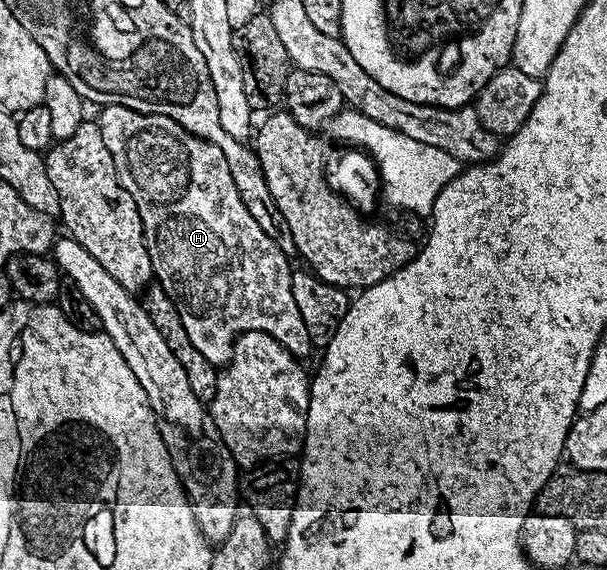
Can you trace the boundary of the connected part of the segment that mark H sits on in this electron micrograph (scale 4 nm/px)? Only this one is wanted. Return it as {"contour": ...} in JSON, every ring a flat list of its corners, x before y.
{"contour":[[122,104,104,105,100,112,99,123,103,142,107,142,107,150,111,150,111,158,119,182,127,190,127,194,131,194,131,198,141,210,141,221,145,227,145,245,153,263,153,275,156,283,160,284,163,291,172,298,175,310,179,310,179,318,183,318,183,330,187,330,187,338,191,338,191,346,195,346,195,350,199,350,199,354,203,354,203,358,207,358,207,362,211,362,215,366,224,366,233,356,233,341,242,332,266,332,271,334,271,338,279,341,292,356,305,358,305,355,311,351,311,345,307,326,303,326,303,317,299,315,299,308,295,306,295,297,291,295,293,272,291,267,289,268,290,257,282,252,273,237,265,233,263,226,259,226,259,222,255,222,255,218,251,218,251,210,247,210,247,206,235,186,235,178,231,178,227,158,221,156,221,151,214,144,206,144,198,140,169,116,151,116,148,112,136,112]]}

